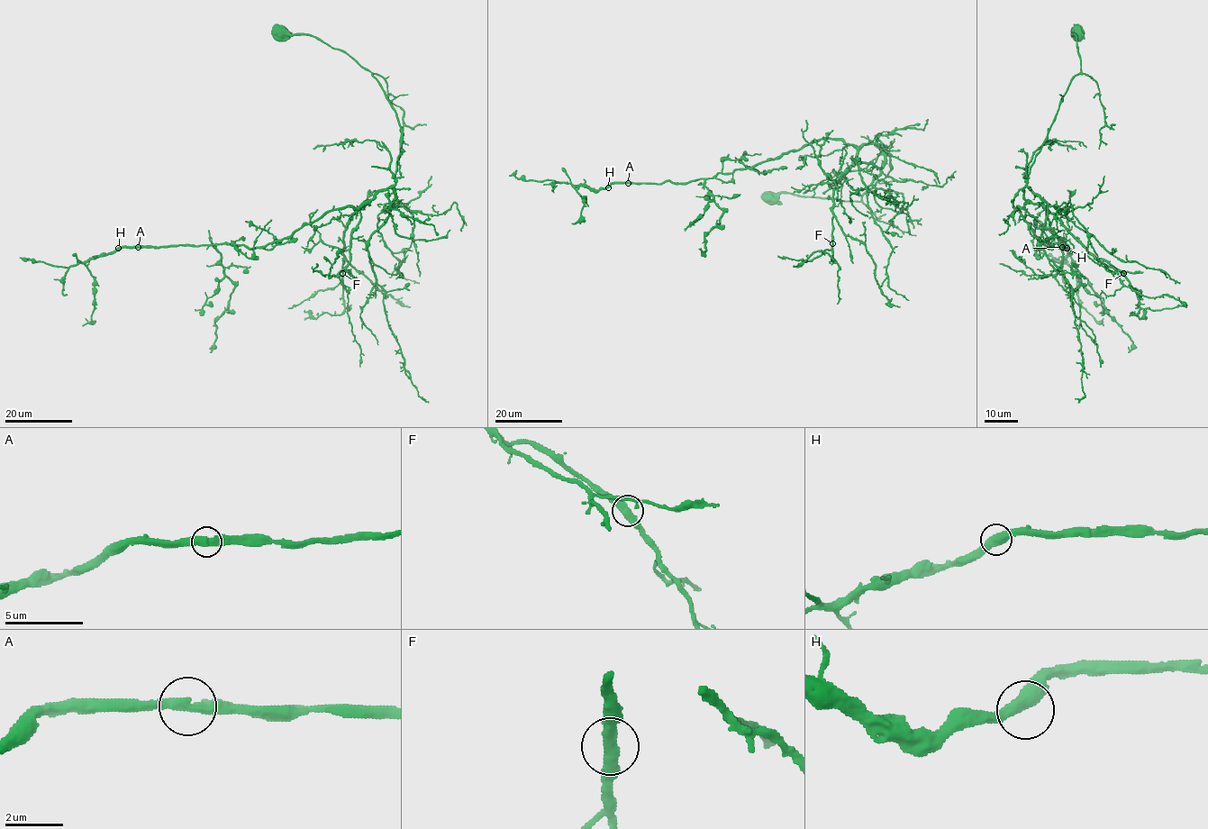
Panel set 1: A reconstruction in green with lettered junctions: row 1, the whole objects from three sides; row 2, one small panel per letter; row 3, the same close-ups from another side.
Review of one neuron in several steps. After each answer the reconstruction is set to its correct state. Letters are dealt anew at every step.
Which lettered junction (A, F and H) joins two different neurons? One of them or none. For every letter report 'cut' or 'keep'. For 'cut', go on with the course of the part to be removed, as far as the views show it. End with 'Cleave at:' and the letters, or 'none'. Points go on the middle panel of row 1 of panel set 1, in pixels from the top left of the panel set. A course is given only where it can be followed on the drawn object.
A: keep
F: keep
H: keep
Cleave at: none

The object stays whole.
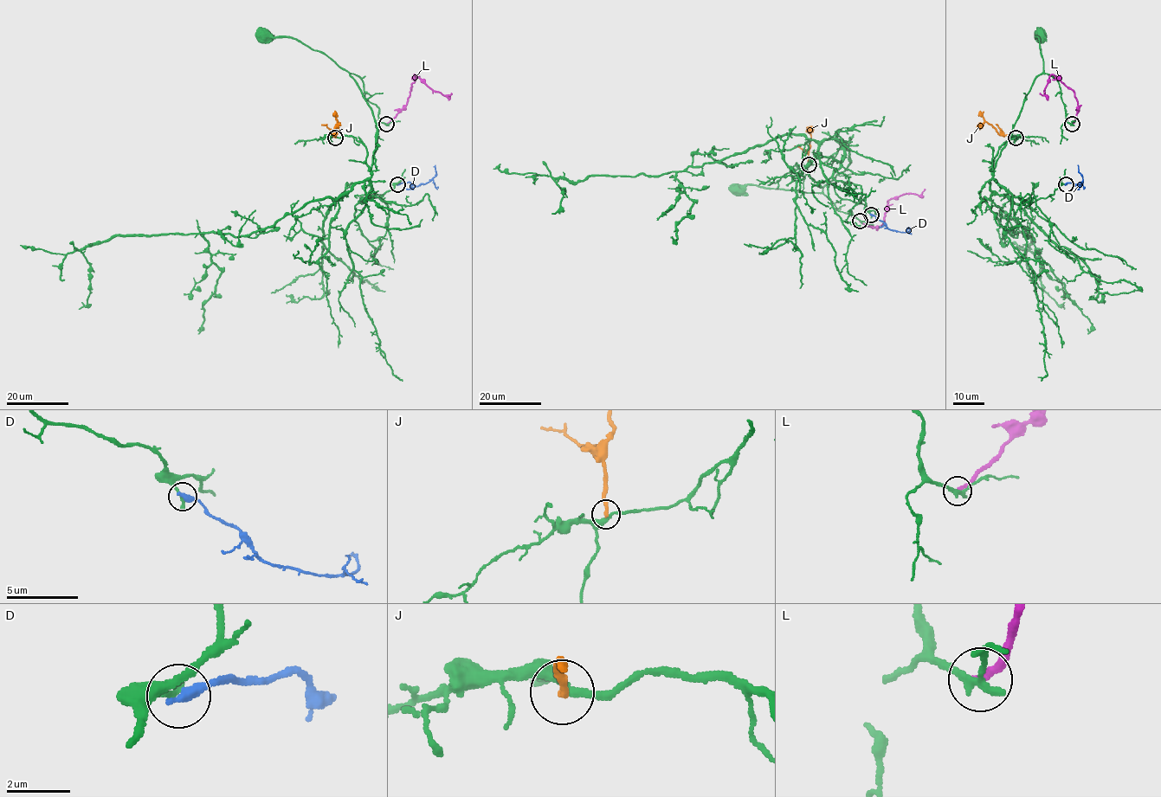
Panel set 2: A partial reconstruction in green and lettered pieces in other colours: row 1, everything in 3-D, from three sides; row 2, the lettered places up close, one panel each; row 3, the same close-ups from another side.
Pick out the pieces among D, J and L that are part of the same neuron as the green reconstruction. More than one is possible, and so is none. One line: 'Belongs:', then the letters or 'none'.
Belongs: none

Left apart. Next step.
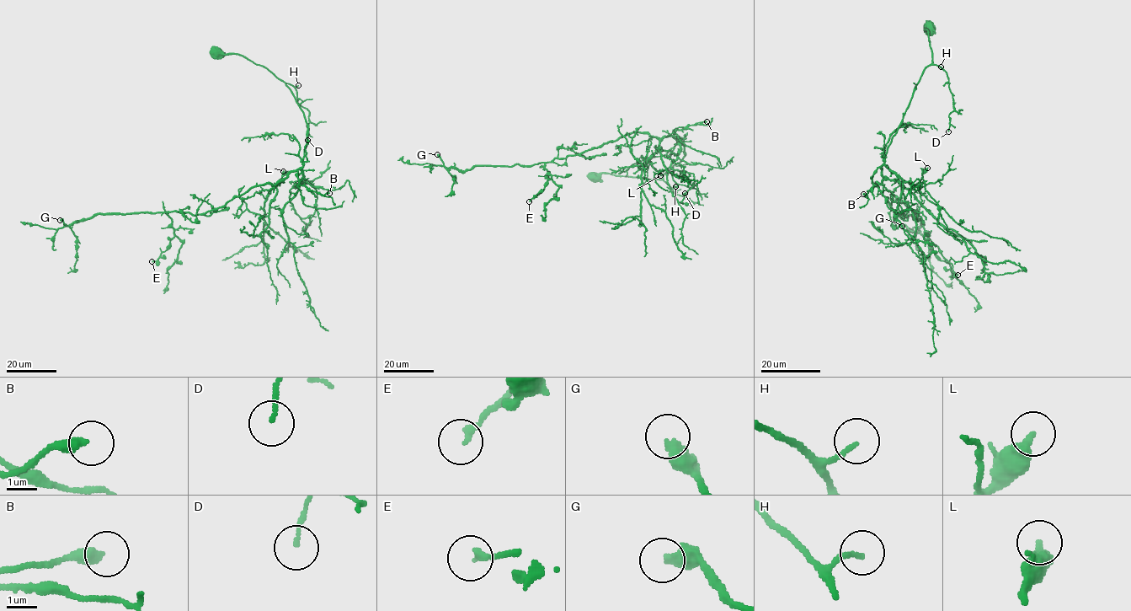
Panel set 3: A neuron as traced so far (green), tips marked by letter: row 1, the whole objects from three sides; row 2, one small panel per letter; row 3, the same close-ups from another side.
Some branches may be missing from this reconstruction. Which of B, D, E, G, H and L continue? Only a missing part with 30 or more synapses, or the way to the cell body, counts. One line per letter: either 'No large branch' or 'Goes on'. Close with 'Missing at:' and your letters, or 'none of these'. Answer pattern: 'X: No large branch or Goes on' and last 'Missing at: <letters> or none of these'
B: No large branch
D: No large branch
E: No large branch
G: Goes on
H: No large branch
L: No large branch
Missing at: G

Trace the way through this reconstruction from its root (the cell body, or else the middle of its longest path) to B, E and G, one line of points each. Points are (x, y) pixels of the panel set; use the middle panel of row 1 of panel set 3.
B: (593, 176), (609, 173), (661, 179), (685, 157), (685, 147), (674, 135), (674, 130), (706, 121)
E: (593, 176), (661, 179), (685, 147), (674, 136), (632, 132), (554, 158), (544, 167), (552, 179), (529, 201)
G: (593, 176), (661, 179), (685, 147), (674, 136), (632, 132), (549, 162), (464, 171), (446, 168), (437, 154)

